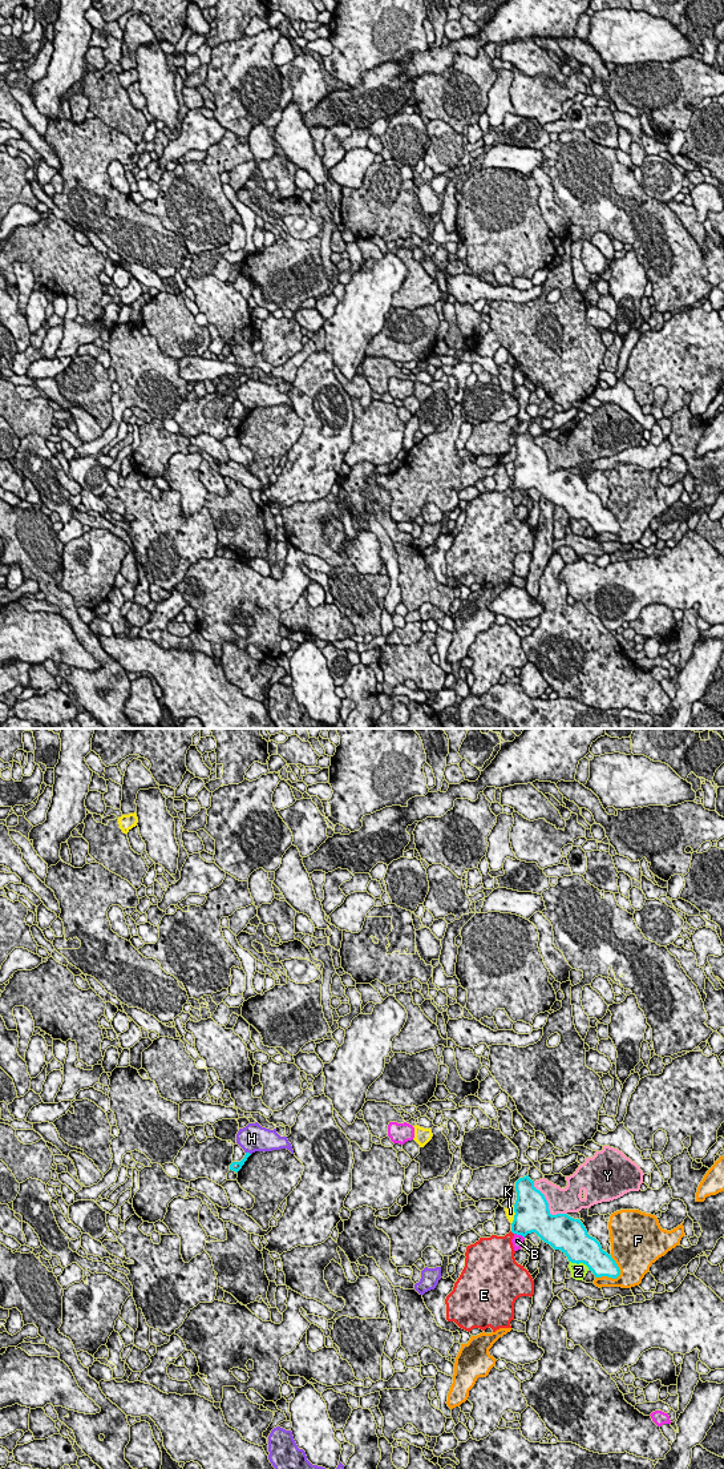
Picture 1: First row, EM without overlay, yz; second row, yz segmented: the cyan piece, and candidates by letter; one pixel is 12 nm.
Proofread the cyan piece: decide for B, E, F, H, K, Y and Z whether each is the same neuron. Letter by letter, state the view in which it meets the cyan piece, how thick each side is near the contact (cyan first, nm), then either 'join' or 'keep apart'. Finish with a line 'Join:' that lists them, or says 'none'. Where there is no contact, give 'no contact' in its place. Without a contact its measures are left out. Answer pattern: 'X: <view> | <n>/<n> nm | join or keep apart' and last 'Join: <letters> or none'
B: yz | 380/140 nm | keep apart
E: no contact | join
F: yz | 300/360 nm | keep apart
H: yz | 130/320 nm | keep apart
K: yz | 420/100 nm | keep apart
Y: yz | 420/320 nm | keep apart
Z: yz | 380/190 nm | keep apart
Join: E

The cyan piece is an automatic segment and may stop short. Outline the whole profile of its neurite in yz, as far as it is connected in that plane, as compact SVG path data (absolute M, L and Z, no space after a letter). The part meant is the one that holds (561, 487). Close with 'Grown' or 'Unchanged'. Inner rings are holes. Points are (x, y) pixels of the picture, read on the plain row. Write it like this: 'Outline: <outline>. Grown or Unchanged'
Outline: M529 431L515 437L517 456L514 460L514 476L511 487L505 492L492 491L480 493L478 497L466 503L465 522L454 538L453 546L446 552L446 576L454 577L460 584L470 588L473 584L485 586L492 584L511 584L514 576L514 558L521 552L534 550L534 536L529 526L518 520L514 513L513 492L535 488L541 496L550 500L554 505L561 505L571 518L583 518L595 533L612 533L620 530L615 516L602 505L600 499L587 489L586 483L579 475L567 469L551 471L545 451L534 443L534 436Z. Grown

